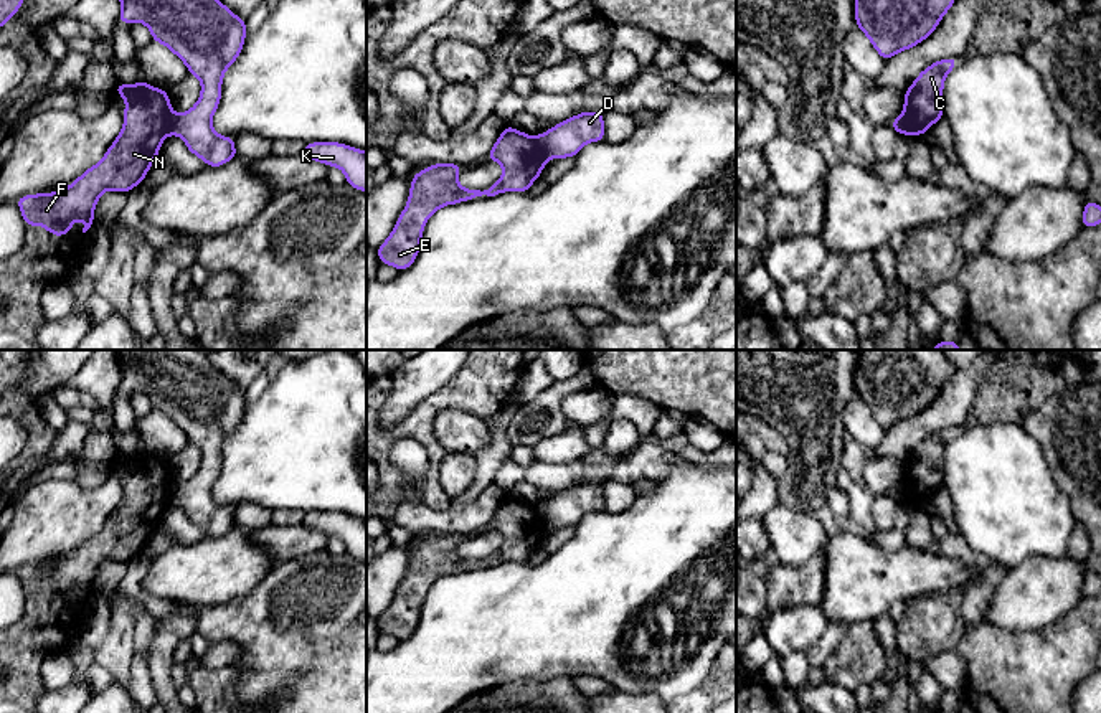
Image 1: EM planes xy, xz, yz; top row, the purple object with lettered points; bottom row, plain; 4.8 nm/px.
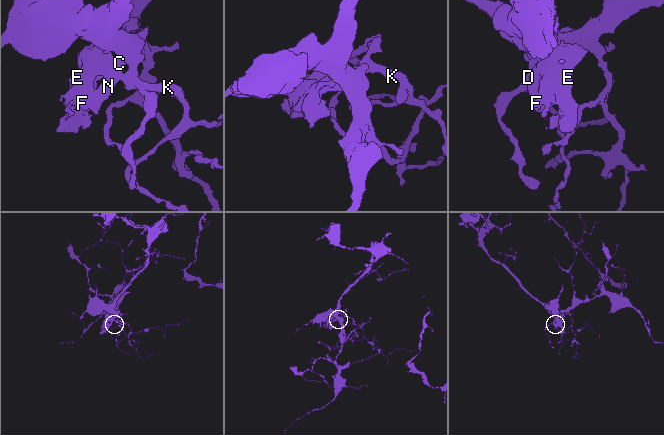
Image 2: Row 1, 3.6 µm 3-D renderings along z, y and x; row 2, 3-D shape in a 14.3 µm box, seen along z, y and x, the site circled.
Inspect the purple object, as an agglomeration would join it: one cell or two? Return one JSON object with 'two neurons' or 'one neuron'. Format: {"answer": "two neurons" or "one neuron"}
{"answer": "two neurons"}

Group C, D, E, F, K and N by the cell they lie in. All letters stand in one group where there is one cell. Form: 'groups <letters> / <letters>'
groups C E F N / D K

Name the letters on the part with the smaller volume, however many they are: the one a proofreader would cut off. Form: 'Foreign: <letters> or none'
Foreign: C, E, F, N

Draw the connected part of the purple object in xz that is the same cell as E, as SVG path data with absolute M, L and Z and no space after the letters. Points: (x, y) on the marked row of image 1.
M512 125L503 129L487 158L499 162L503 172L500 180L484 191L467 190L457 183L457 175L464 168L459 163L432 163L413 175L403 213L386 241L376 248L381 264L406 271L418 257L423 228L434 211L482 195L527 193L548 162L536 139Z

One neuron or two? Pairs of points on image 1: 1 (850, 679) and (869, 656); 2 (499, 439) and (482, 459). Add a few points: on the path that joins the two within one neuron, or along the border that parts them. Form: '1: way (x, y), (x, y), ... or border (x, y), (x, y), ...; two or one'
1: way (850, 674), (864, 661); one
2: way (497, 444), (487, 454); one

